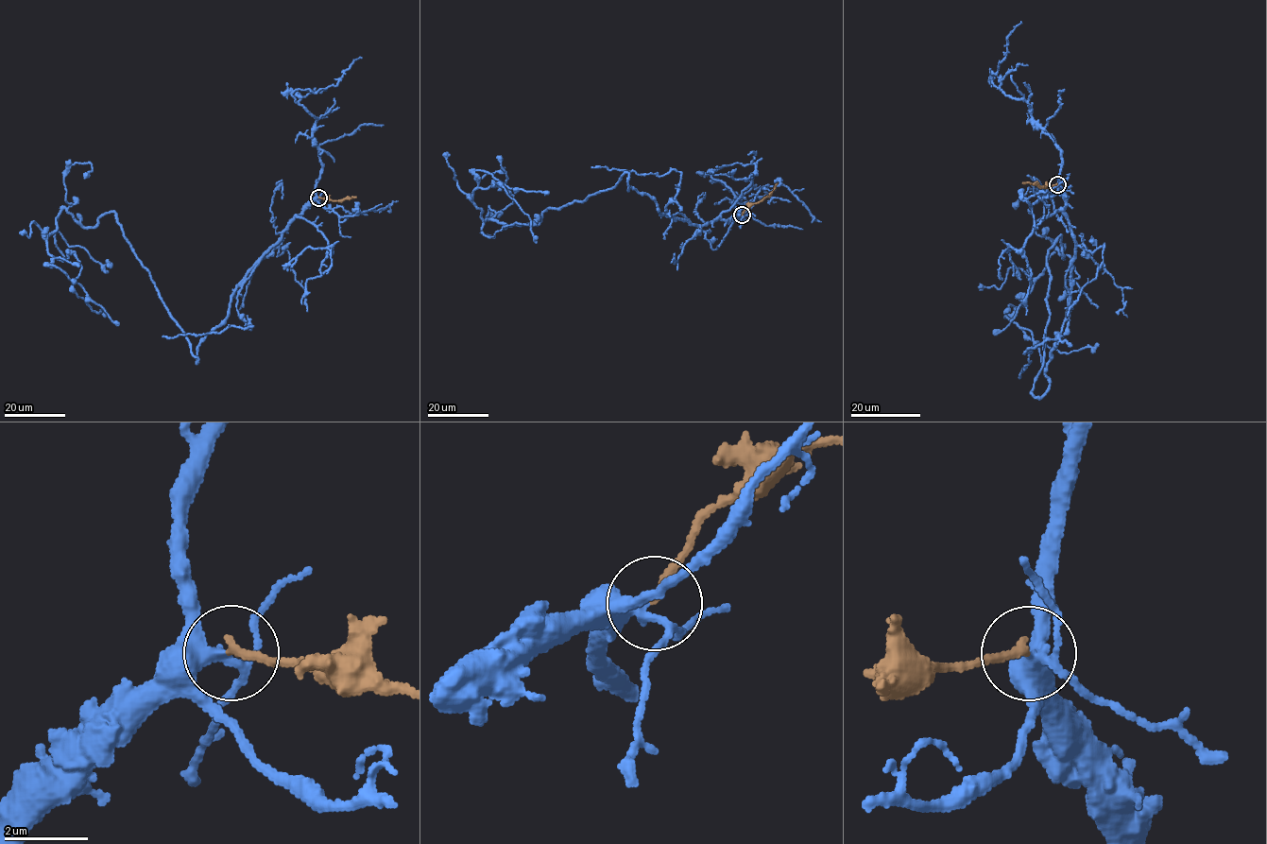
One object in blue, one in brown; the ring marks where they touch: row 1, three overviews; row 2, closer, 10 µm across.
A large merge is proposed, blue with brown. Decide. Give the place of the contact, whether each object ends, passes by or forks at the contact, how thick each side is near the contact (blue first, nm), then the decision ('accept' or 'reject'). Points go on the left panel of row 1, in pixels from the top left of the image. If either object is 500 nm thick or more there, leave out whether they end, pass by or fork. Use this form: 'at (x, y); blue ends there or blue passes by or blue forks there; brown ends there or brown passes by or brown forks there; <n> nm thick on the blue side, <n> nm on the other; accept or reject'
at (318, 198); blue forks there; brown ends there; 260 nm thick on the blue side, 200 nm on the other; accept

